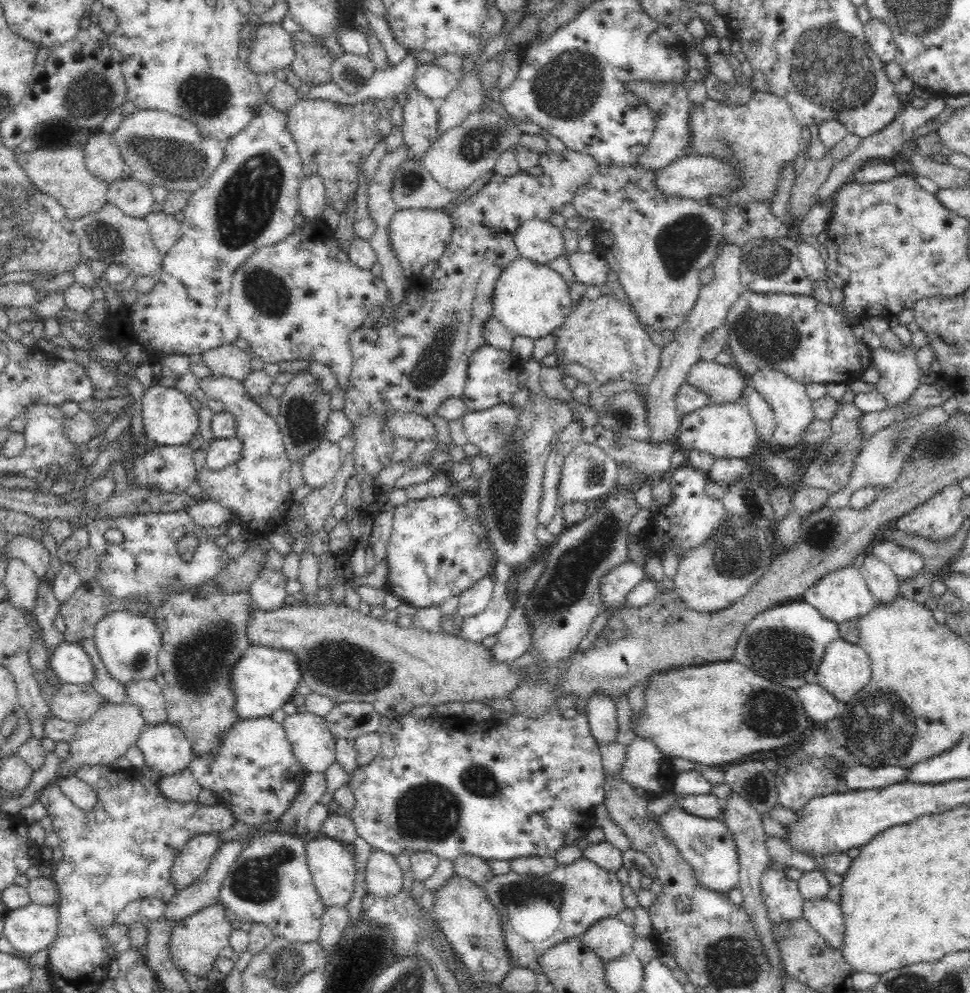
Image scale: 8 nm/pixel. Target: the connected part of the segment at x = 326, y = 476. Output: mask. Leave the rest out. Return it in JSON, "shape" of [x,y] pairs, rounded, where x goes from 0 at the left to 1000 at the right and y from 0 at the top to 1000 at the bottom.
{"shape":[[[332,443],[320,457],[310,464],[310,475],[313,485],[321,492],[327,492],[344,483],[354,461],[351,460],[348,446]]]}

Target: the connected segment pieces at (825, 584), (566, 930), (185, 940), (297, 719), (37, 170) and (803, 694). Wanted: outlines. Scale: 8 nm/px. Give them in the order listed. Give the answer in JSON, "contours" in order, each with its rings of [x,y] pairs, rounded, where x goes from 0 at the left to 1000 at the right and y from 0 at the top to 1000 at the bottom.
{"contours":[[[[878,569],[867,573],[858,576],[858,578],[852,578],[845,586],[839,588],[836,593],[831,594],[826,600],[827,604],[845,615],[847,620],[864,628],[878,623],[885,624],[895,618],[903,609],[902,602],[886,574]]],[[[602,864],[590,870],[574,871],[569,878],[560,881],[537,881],[528,877],[508,881],[496,892],[522,932],[522,955],[526,958],[529,973],[545,975],[553,980],[557,980],[553,965],[559,957],[590,943],[601,945],[610,931],[636,923],[644,916],[641,893],[635,877],[623,876]]],[[[225,906],[225,910],[214,912],[194,924],[184,927],[176,939],[174,949],[175,963],[178,970],[190,981],[199,981],[203,984],[213,984],[214,979],[221,975],[221,968],[227,957],[236,951],[236,943],[239,939],[239,931],[235,927],[231,918],[231,912]]],[[[308,714],[295,720],[291,733],[303,762],[318,780],[334,778],[345,766],[345,749],[335,722]]],[[[66,147],[62,151],[49,149],[19,155],[14,153],[14,160],[35,189],[62,204],[70,223],[100,215],[110,204],[112,184],[91,173],[87,166],[87,147]]],[[[842,687],[824,691],[821,699],[827,707],[831,719],[840,727],[849,729],[853,725],[866,719],[868,709],[858,698],[852,696]]]]}

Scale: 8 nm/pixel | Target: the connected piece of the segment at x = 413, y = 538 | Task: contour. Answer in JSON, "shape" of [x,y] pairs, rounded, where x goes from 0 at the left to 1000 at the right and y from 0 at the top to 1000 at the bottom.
{"shape":[[[467,498],[422,504],[407,512],[403,543],[400,546],[400,594],[428,612],[453,610],[462,600],[474,600],[493,584],[503,580],[511,558],[501,542],[494,542],[487,529],[490,526]]]}

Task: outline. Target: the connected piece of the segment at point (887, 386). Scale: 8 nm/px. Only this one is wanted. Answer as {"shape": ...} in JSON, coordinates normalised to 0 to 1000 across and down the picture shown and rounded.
{"shape":[[[932,346],[928,352],[901,354],[899,366],[907,373],[903,393],[916,405],[916,409],[930,407],[948,388],[951,376],[946,369],[945,353]]]}

